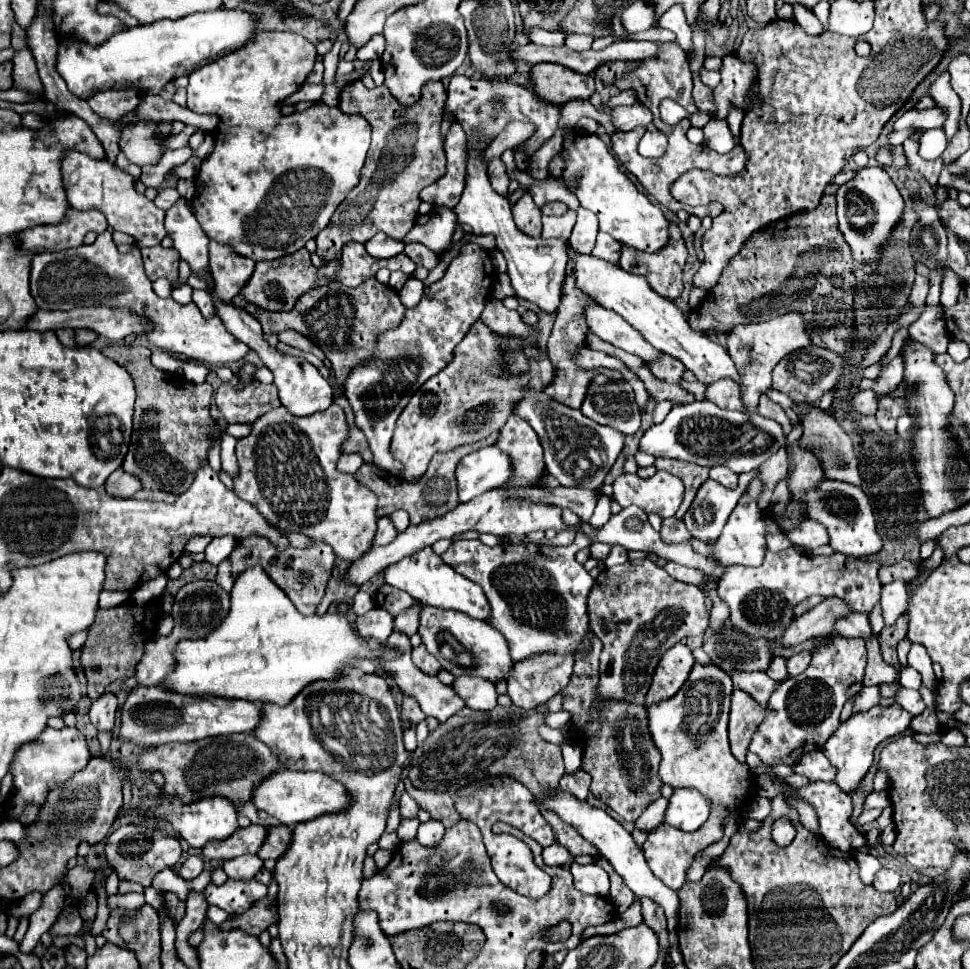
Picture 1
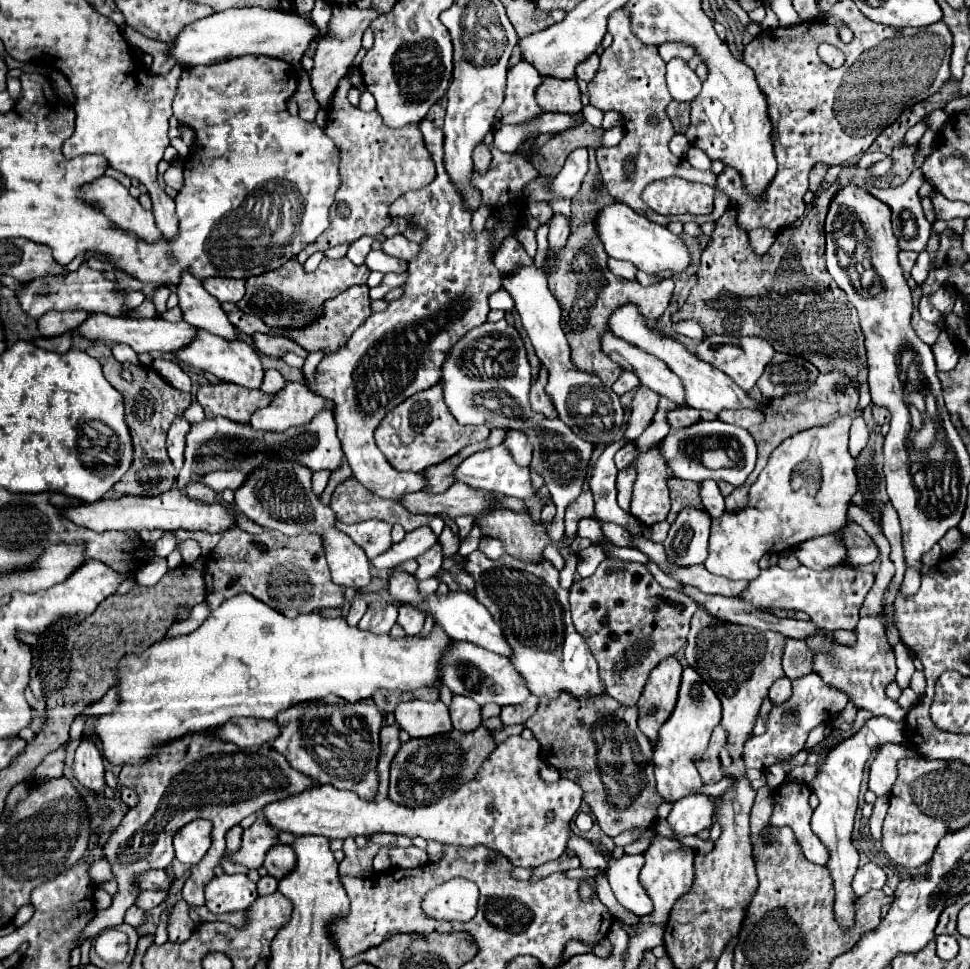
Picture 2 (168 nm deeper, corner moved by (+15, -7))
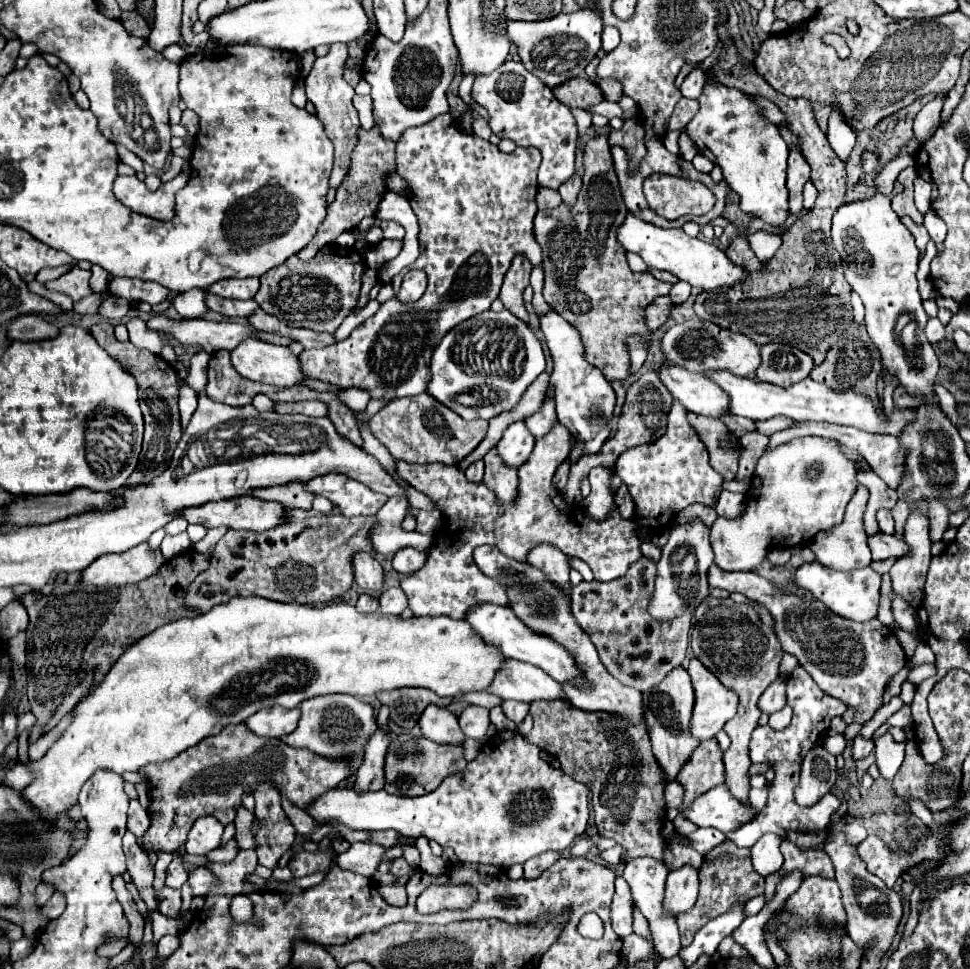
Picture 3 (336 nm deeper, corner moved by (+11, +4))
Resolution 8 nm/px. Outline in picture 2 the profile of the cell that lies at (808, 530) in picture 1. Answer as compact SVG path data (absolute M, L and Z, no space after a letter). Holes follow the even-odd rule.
M834 535L802 541L794 553L796 553L796 559L810 569L824 569L830 565L840 565L844 563L844 557L846 557L846 549Z

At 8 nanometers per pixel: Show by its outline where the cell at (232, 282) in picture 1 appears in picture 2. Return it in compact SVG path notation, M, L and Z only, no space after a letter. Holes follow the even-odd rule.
M208 277L208 281L202 281L204 289L214 295L220 303L230 301L238 303L244 297L244 281L240 279L226 279L226 277Z

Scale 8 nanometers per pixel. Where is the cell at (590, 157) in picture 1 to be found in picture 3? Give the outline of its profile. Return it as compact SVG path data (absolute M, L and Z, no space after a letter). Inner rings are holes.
M628 214L618 230L618 240L628 252L638 254L650 268L668 270L678 280L684 280L690 286L696 286L704 292L712 292L718 288L732 288L748 278L748 272L742 266L730 262L730 258L718 246L714 246L712 242L690 238L684 234L682 228L672 228L672 230L658 228Z

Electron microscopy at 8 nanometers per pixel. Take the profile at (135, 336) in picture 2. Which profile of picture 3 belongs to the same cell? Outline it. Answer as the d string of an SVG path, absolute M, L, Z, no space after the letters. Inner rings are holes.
M158 314L158 316L154 316L154 318L150 318L148 320L148 328L152 328L152 330L156 330L156 332L164 332L166 336L172 336L172 340L174 342L180 342L180 344L186 344L186 346L192 346L192 348L202 348L202 350L206 350L208 354L212 354L212 352L216 352L216 350L234 350L240 342L244 342L244 338L260 338L262 342L272 342L272 344L276 344L276 346L290 346L292 342L296 342L296 340L292 340L292 338L288 338L288 336L278 336L278 334L264 334L262 330L256 330L256 328L252 328L252 326L242 326L242 324L236 324L236 322L208 322L208 320L180 320L180 322L174 322L174 320L168 320L164 314Z

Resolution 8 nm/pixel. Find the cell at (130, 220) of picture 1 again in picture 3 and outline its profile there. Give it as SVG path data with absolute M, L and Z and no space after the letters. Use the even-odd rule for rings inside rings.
M180 174L166 184L160 184L156 192L150 192L136 176L118 176L114 182L114 194L124 206L138 214L154 220L172 220L176 206L174 194L184 188L186 182L188 174Z

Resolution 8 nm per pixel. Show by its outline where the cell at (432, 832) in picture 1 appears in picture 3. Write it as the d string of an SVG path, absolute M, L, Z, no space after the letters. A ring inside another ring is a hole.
M358 842L358 844L352 844L344 854L336 856L336 866L370 878L378 872L378 864L384 854L386 854L386 850L378 844Z

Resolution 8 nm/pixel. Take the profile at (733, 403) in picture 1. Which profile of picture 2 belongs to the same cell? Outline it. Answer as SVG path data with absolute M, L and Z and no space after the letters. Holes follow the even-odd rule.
M724 409L724 413L718 413L718 419L748 429L748 427L752 427L752 425L762 421L762 413L756 413L756 409L742 409L742 411Z

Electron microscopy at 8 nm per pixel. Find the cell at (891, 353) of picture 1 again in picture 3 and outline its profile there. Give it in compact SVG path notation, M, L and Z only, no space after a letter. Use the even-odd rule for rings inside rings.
M930 318L924 332L926 332L926 338L928 338L930 344L938 344L938 342L942 342L946 338L946 330L944 330L944 326L942 326L942 322L938 318Z

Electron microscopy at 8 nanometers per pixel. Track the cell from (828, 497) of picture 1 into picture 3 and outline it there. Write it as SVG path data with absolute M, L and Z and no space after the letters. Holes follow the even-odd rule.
M876 534L872 538L868 538L868 546L872 550L872 558L874 560L886 560L886 558L902 558L910 554L910 546L894 536L888 534Z

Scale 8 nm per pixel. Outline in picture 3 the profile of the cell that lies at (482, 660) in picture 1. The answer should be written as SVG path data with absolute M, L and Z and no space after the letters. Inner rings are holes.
M510 658L504 662L504 668L496 674L490 692L500 696L502 700L510 698L526 704L532 704L536 700L562 700L570 704L562 686L556 680L548 678L544 670Z

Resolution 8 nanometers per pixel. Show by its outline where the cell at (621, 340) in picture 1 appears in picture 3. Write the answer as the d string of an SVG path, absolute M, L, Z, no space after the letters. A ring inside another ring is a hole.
M662 366L658 370L658 376L670 394L680 400L680 404L690 412L712 418L730 414L728 394L724 394L724 390L720 390L720 386L716 386L716 382L704 374L688 372L680 366Z

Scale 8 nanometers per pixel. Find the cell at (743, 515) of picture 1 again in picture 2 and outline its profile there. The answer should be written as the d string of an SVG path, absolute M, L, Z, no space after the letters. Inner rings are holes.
M836 417L832 425L820 425L820 429L806 429L794 437L788 437L768 459L768 465L762 469L760 477L750 489L748 507L736 513L725 511L721 517L712 519L712 533L708 545L708 557L704 567L728 579L744 579L752 581L758 577L758 561L764 553L780 553L786 549L794 549L798 543L828 535L838 531L846 521L846 509L852 495L858 491L858 479L854 475L854 459L848 451L848 431L852 425L852 417Z

